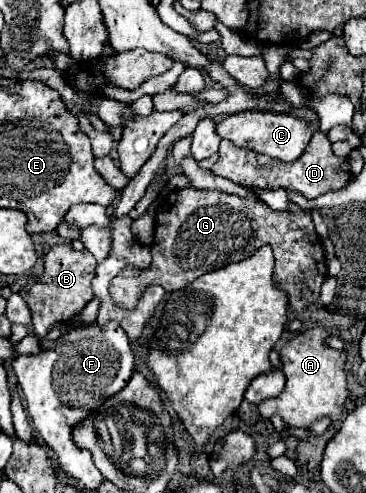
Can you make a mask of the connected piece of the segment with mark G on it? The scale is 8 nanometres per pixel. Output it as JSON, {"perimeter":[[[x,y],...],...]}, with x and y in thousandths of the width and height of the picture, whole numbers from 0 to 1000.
{"perimeter":[[[511,379],[467,387],[429,424],[413,542],[402,550],[342,546],[342,554],[309,570],[298,590],[331,611],[331,619],[363,627],[374,602],[385,602],[385,586],[402,578],[440,578],[451,590],[505,586],[544,558],[648,533],[719,497],[740,497],[751,509],[746,570],[779,586],[773,594],[790,602],[790,627],[801,635],[828,635],[872,606],[877,578],[893,562],[888,509],[855,465],[850,428],[822,424],[806,412],[790,412],[784,428],[746,428],[697,396],[648,400],[577,383]]]}

